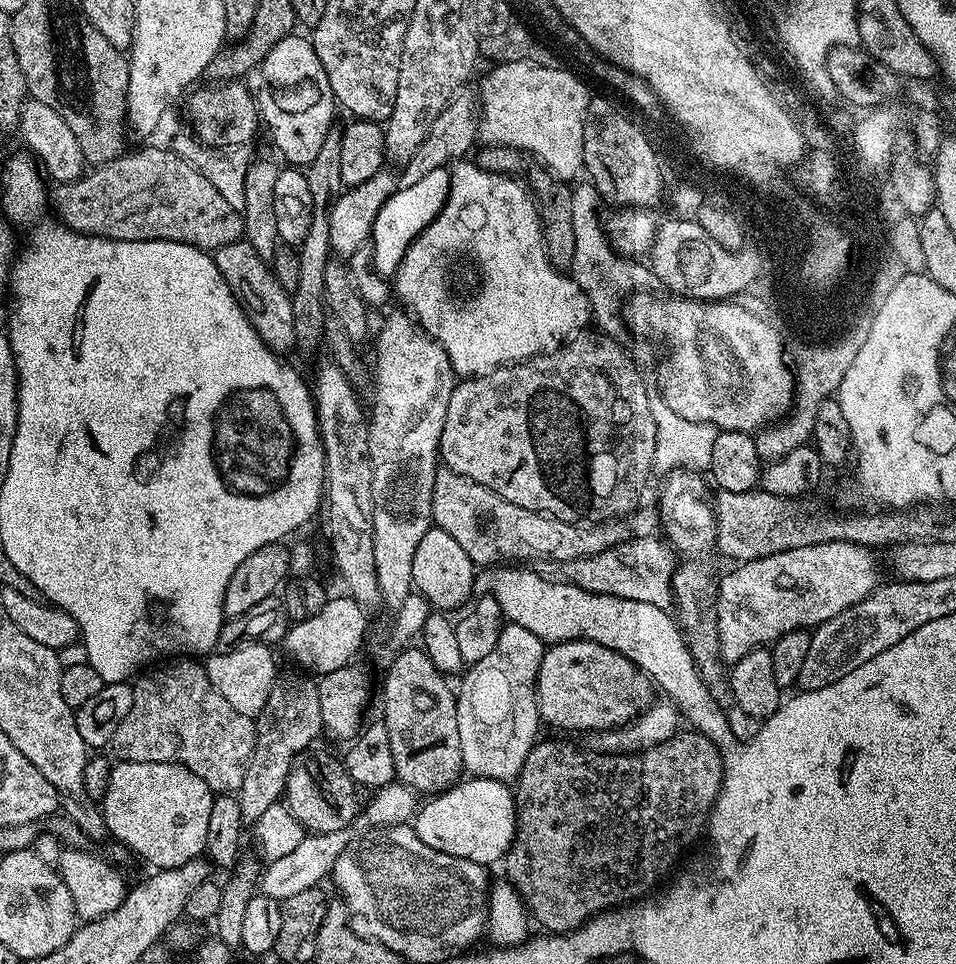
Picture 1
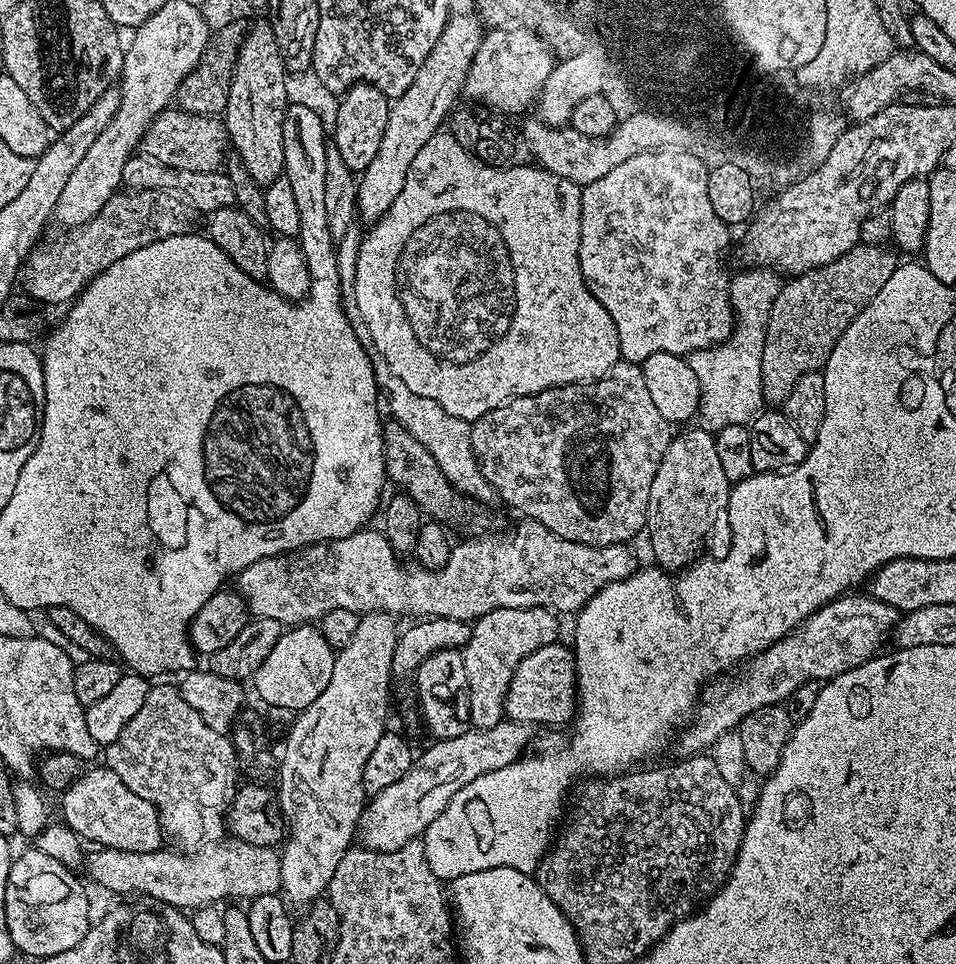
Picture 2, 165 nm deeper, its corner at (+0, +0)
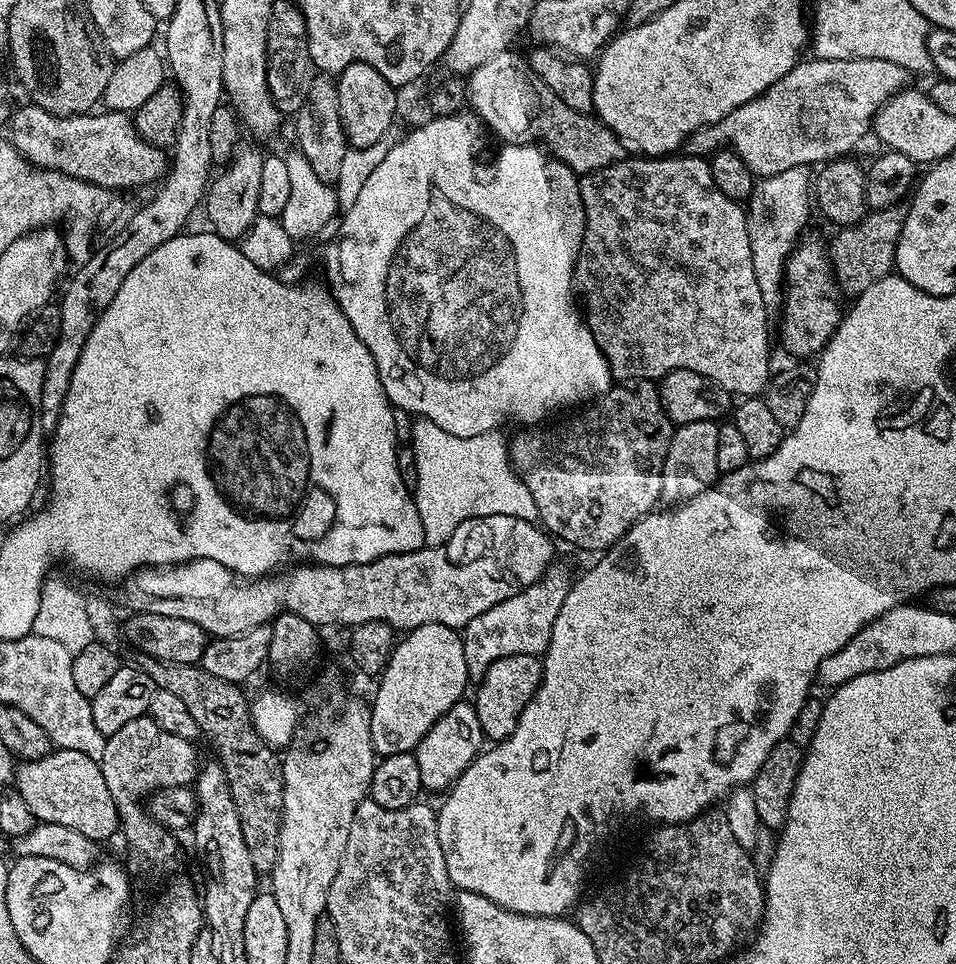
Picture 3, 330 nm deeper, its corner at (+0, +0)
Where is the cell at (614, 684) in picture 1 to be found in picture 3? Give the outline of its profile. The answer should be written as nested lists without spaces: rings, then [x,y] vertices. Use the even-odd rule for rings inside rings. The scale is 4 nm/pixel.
[[[514,654],[506,658],[498,658],[489,666],[486,674],[479,677],[474,703],[478,722],[482,726],[485,737],[489,741],[505,740],[518,726],[522,710],[534,698],[540,688],[544,666],[539,655]]]

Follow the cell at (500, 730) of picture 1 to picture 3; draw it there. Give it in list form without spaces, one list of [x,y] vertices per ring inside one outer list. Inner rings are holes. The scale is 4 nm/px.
[[[553,566],[534,586],[524,592],[514,594],[514,598],[506,598],[506,602],[498,602],[498,606],[490,606],[486,614],[478,614],[462,629],[464,637],[464,653],[469,677],[484,676],[492,663],[498,658],[506,658],[514,654],[542,654],[548,649],[550,634],[554,630],[554,621],[558,618],[558,610],[562,610],[562,602],[570,587],[570,576],[559,566]]]

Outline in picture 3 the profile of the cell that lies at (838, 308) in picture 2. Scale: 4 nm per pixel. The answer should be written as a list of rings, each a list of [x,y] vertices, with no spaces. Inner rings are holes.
[[[904,206],[877,208],[869,211],[857,224],[841,227],[840,232],[828,244],[828,258],[832,262],[832,274],[843,295],[848,298],[861,296],[874,282],[893,275],[896,267],[896,243],[902,234],[902,226],[908,217]]]

